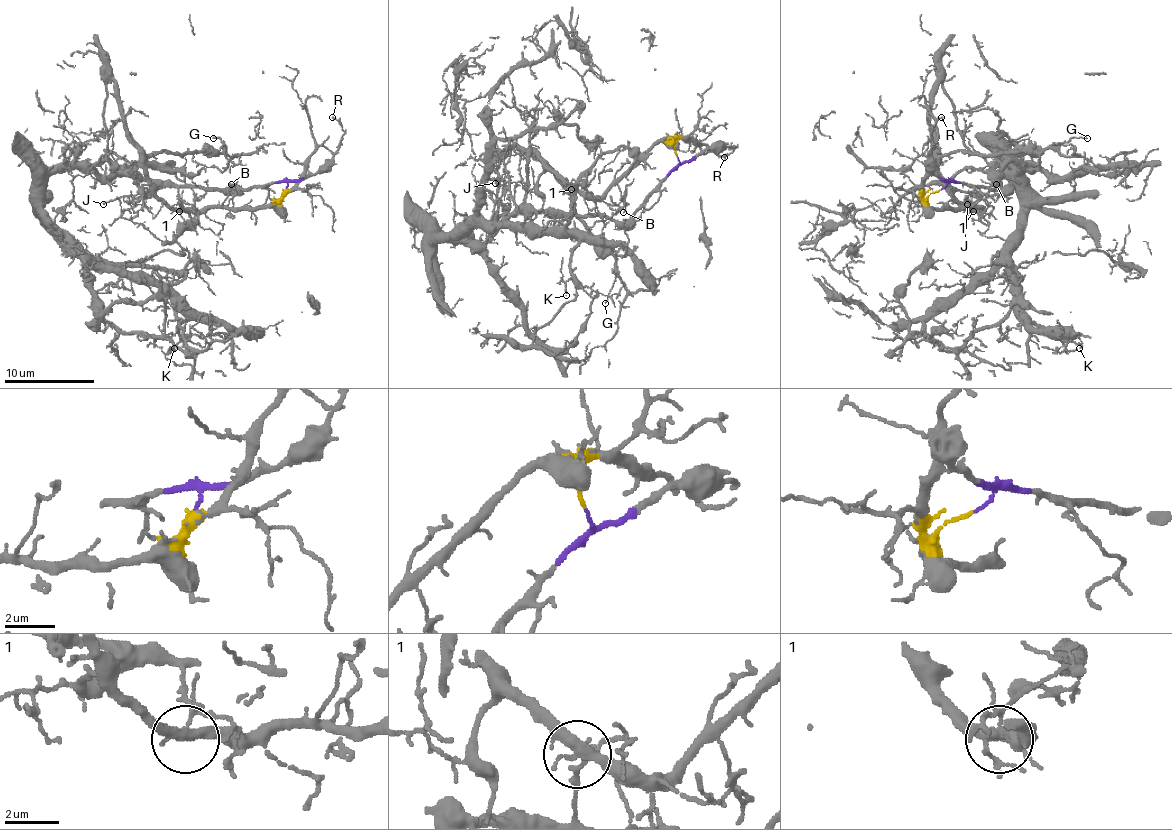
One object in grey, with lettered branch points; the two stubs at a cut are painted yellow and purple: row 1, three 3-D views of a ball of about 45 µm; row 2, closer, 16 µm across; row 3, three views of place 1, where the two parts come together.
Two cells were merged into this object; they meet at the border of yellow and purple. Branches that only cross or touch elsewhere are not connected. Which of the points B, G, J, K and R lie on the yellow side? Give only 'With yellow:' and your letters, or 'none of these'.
With yellow: B, G, J

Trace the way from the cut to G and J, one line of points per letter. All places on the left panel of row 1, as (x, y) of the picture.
G: (284, 189), (264, 205), (174, 211), (156, 193), (145, 160), (161, 151), (224, 149), (212, 137)
J: (284, 189), (277, 198), (262, 207), (181, 211), (170, 209), (154, 193), (127, 196), (102, 205)

